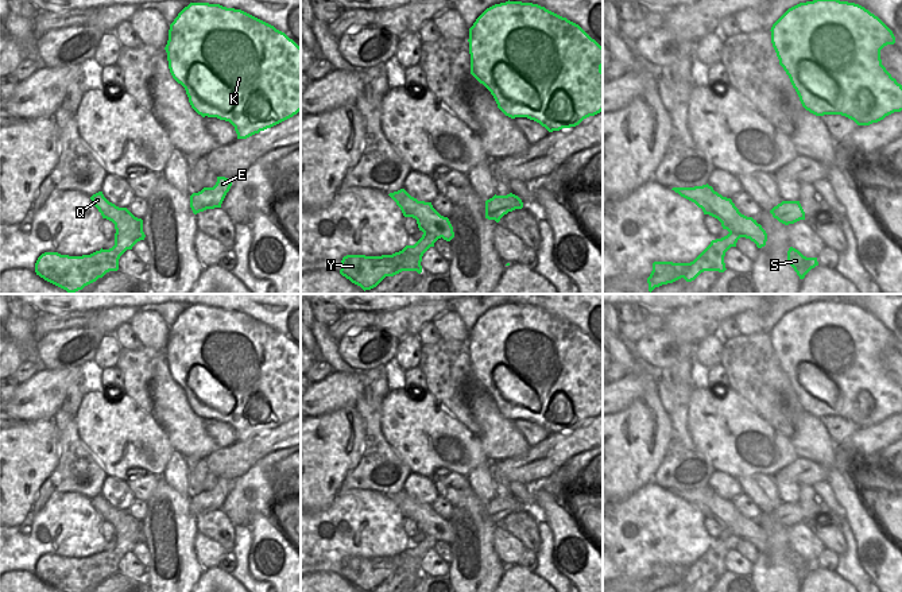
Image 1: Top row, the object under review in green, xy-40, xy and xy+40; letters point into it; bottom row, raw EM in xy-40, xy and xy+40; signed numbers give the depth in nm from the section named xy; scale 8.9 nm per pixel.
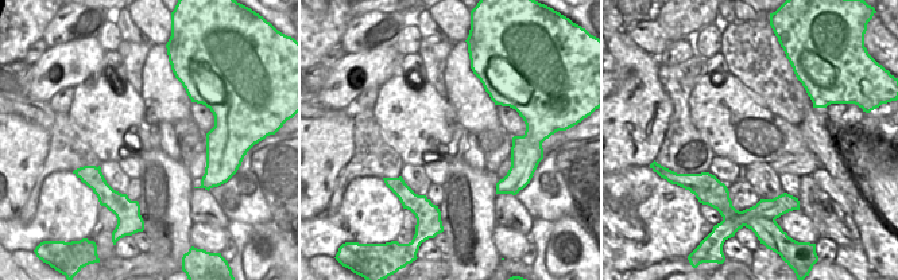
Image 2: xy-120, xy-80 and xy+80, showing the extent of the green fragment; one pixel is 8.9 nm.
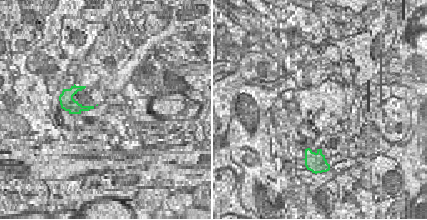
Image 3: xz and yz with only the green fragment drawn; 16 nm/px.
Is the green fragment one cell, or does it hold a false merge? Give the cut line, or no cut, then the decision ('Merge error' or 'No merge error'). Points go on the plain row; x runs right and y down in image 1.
Split along xy (417, 522), (422, 527), (433, 525), (442, 538). Merge error

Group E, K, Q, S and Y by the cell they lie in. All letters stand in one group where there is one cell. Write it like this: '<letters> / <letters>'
E K Q Y / S

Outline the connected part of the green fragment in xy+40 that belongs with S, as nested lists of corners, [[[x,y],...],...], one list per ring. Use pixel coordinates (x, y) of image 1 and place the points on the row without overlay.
[[[790,549],[787,553],[787,564],[794,570],[800,581],[804,581],[805,577],[818,568],[817,560],[806,560],[798,552]]]

